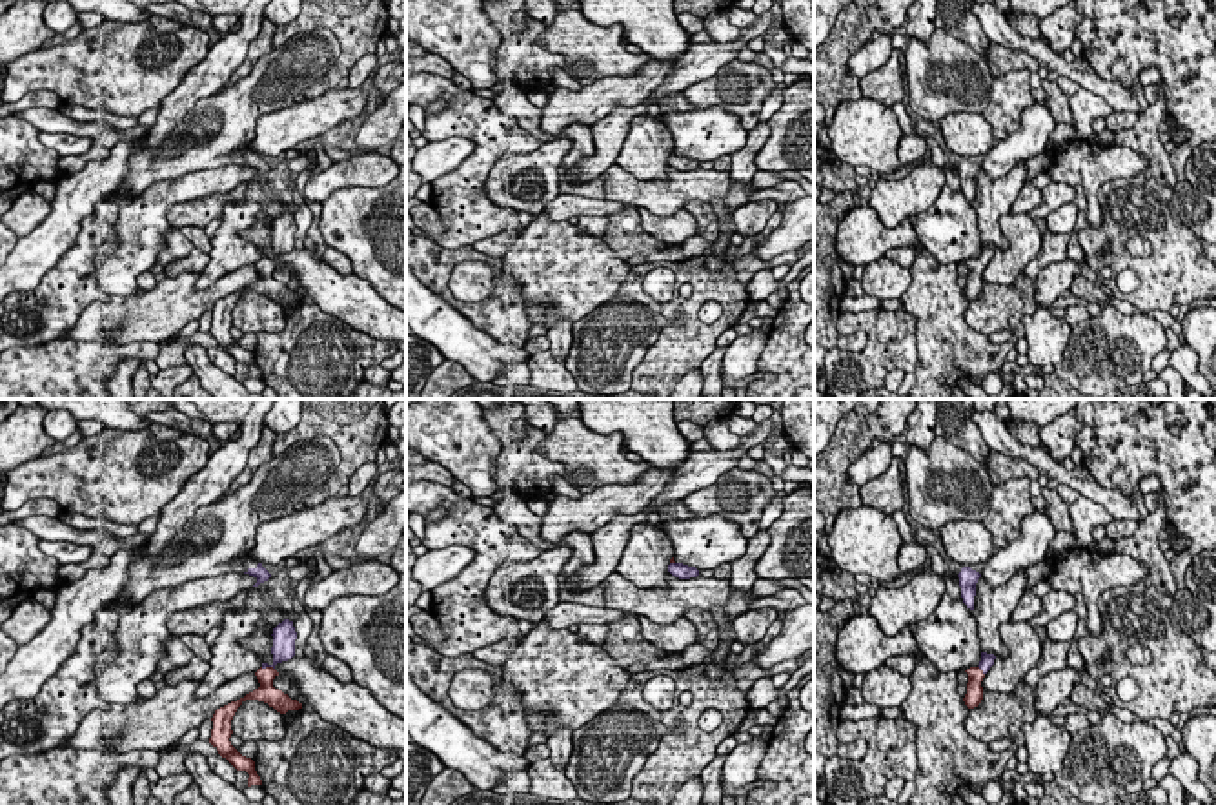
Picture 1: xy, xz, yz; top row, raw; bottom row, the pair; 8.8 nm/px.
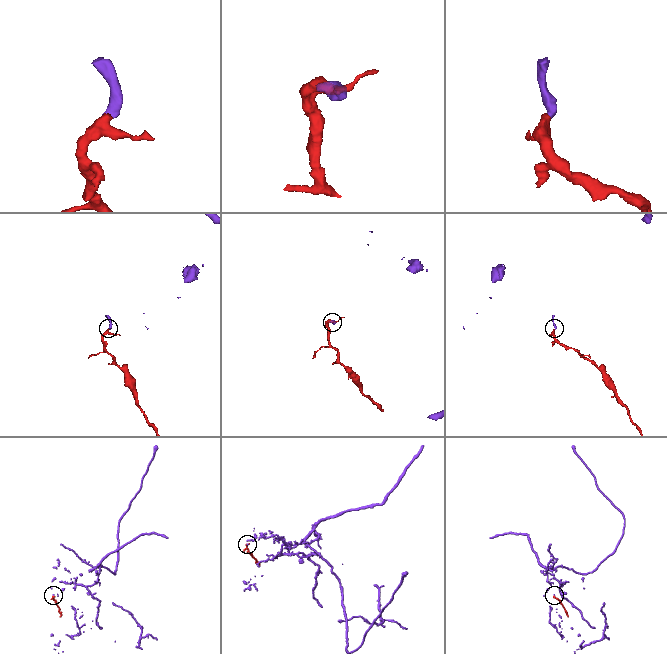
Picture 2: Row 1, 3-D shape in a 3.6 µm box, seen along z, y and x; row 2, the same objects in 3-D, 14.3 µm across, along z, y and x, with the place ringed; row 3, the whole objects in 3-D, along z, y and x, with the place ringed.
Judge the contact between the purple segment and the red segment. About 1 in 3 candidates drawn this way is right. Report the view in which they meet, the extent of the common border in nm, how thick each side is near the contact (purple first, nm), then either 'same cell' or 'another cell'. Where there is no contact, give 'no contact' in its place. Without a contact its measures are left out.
meets purple in xy; contact 130 nm long; 200 nm thick on the purple side, 170 nm on the other; same cell

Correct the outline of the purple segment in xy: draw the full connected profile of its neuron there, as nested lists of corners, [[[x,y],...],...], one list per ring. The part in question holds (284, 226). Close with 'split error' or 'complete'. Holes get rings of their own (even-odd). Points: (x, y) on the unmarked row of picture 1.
[[[284,211],[273,220],[273,255],[262,255],[262,259],[255,264],[260,279],[253,284],[246,286],[244,290],[231,293],[220,301],[215,302],[211,313],[211,330],[209,335],[218,342],[222,350],[226,350],[237,363],[246,363],[249,366],[248,379],[251,377],[262,377],[260,368],[255,363],[255,353],[251,350],[242,348],[229,333],[233,322],[231,322],[231,312],[237,304],[237,301],[246,291],[258,291],[273,299],[277,304],[286,306],[288,302],[299,302],[302,301],[302,295],[297,291],[291,291],[288,286],[273,279],[273,271],[279,268],[275,262],[277,255],[288,253],[295,248],[295,231],[297,224],[293,219],[293,213]]]; split error

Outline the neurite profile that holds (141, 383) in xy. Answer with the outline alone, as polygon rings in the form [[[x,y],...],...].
[[[142,363],[131,379],[135,399],[144,399],[146,393],[151,390],[149,375],[151,373],[147,372],[146,363]]]

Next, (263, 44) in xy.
[[[262,18],[262,29],[249,42],[246,60],[238,69],[235,69],[231,78],[217,93],[224,91],[226,87],[233,86],[237,80],[244,78],[264,55],[271,53],[275,31],[277,26],[268,18]]]

